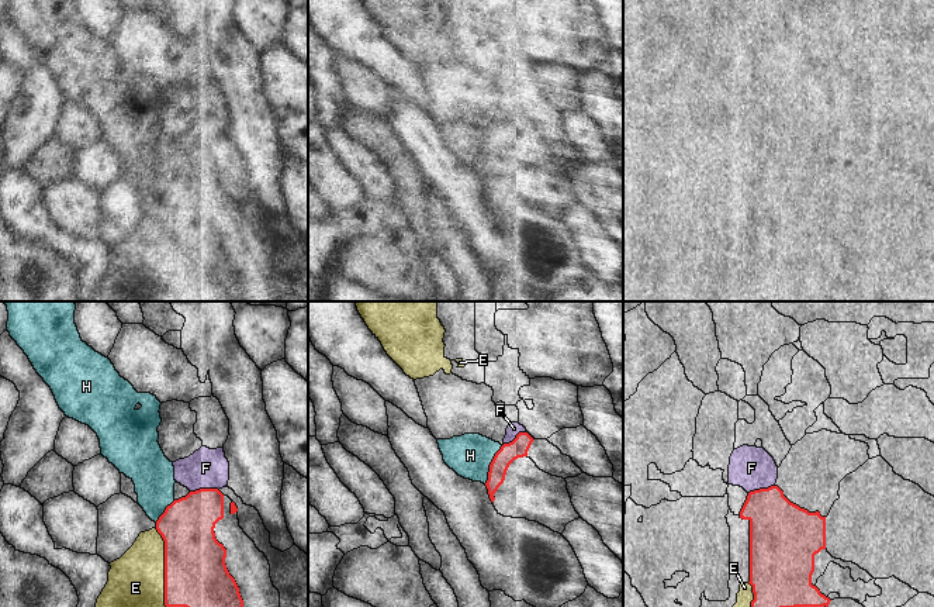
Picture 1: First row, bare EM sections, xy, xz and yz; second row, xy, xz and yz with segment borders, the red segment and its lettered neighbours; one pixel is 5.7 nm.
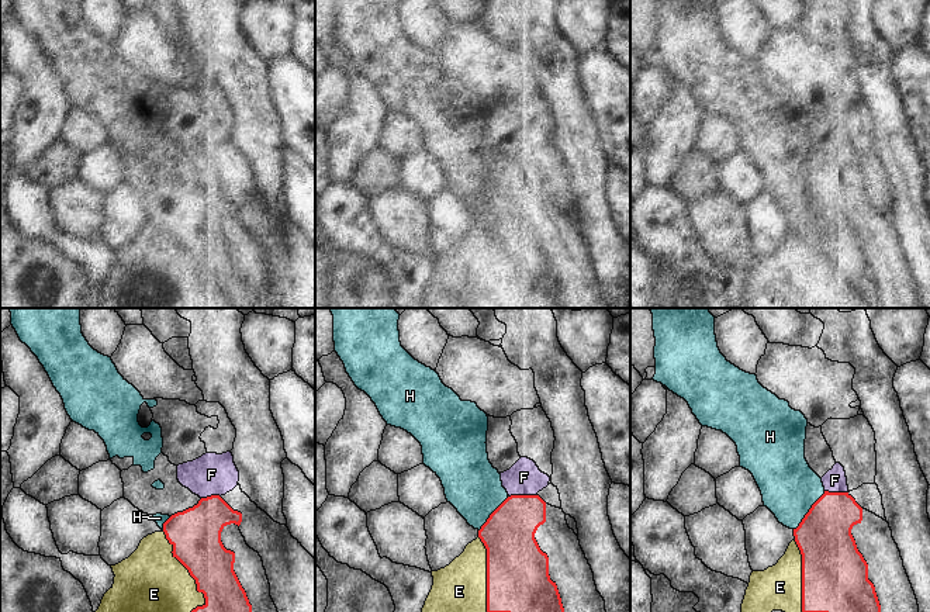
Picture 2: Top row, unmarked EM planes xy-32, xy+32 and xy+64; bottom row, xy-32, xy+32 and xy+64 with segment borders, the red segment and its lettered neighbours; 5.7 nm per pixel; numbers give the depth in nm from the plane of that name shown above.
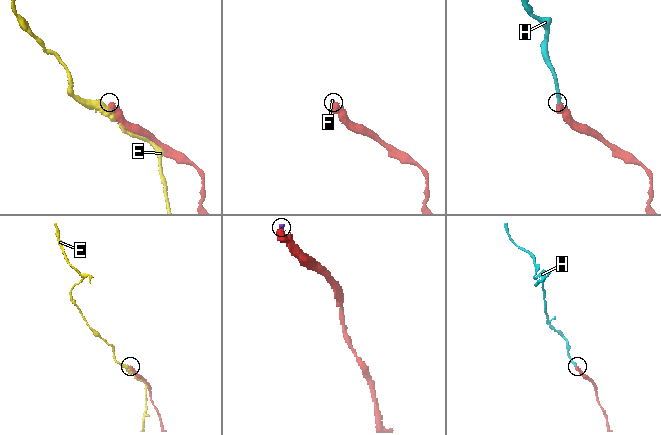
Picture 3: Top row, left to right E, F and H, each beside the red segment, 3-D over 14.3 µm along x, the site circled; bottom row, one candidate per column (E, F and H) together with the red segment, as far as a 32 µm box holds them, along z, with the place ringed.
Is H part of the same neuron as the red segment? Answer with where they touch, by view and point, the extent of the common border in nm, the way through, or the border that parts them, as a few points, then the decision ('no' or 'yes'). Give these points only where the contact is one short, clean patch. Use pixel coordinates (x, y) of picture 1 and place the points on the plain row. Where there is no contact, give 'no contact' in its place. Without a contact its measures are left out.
xz (490, 149) | 240 nm | across xz (518, 133), (498, 141), (490, 149), (470, 140) | yes

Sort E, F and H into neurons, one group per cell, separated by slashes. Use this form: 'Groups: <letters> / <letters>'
Groups: E / F / H.

